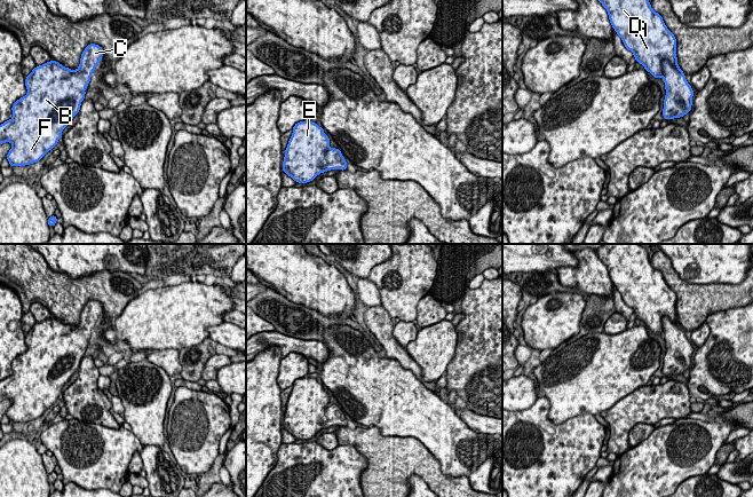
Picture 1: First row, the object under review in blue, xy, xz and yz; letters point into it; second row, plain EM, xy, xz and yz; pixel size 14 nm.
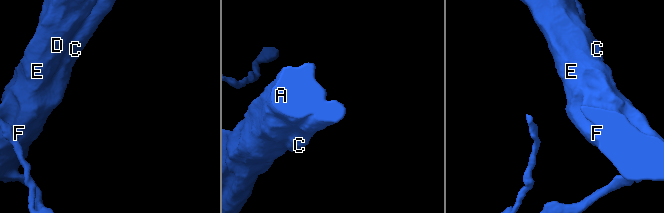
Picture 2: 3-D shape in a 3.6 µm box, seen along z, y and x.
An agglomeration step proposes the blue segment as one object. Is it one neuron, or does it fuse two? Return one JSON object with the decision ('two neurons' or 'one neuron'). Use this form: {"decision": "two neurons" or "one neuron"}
{"decision": "one neuron"}

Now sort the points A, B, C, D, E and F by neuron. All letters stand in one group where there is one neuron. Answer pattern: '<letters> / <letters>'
A B C D E F

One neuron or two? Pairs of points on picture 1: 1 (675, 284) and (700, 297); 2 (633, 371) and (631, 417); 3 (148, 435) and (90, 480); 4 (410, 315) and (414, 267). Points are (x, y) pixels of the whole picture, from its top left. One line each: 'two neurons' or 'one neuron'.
1: one neuron
2: two neurons
3: two neurons
4: one neuron

